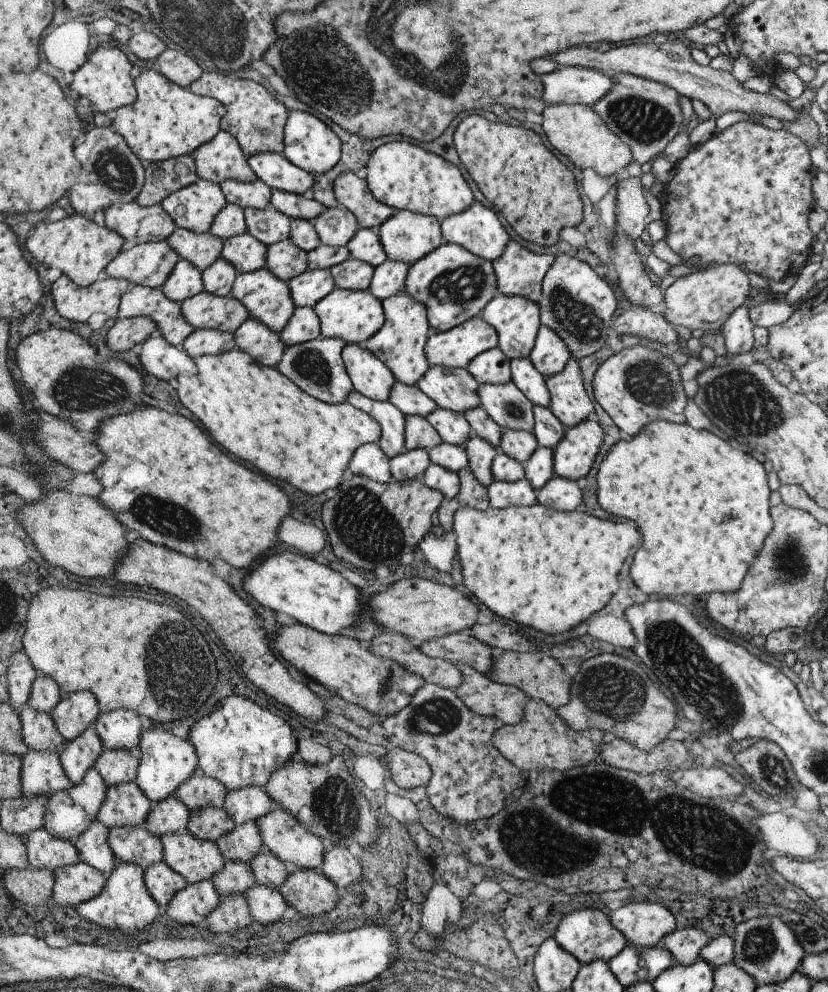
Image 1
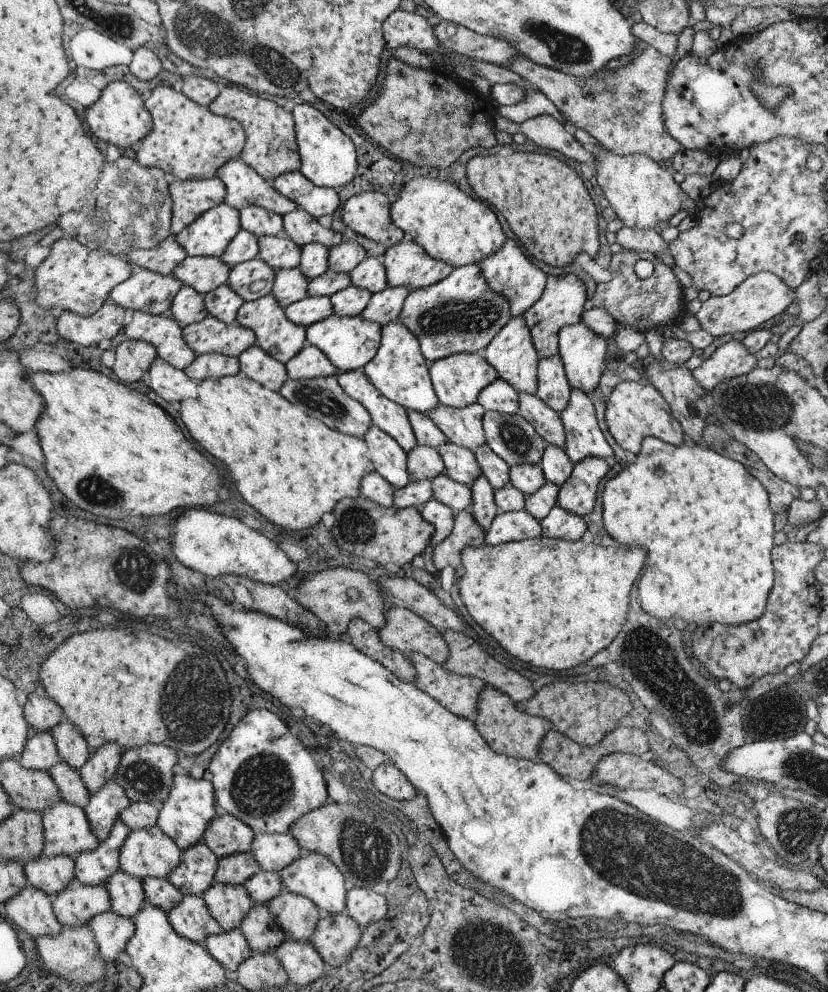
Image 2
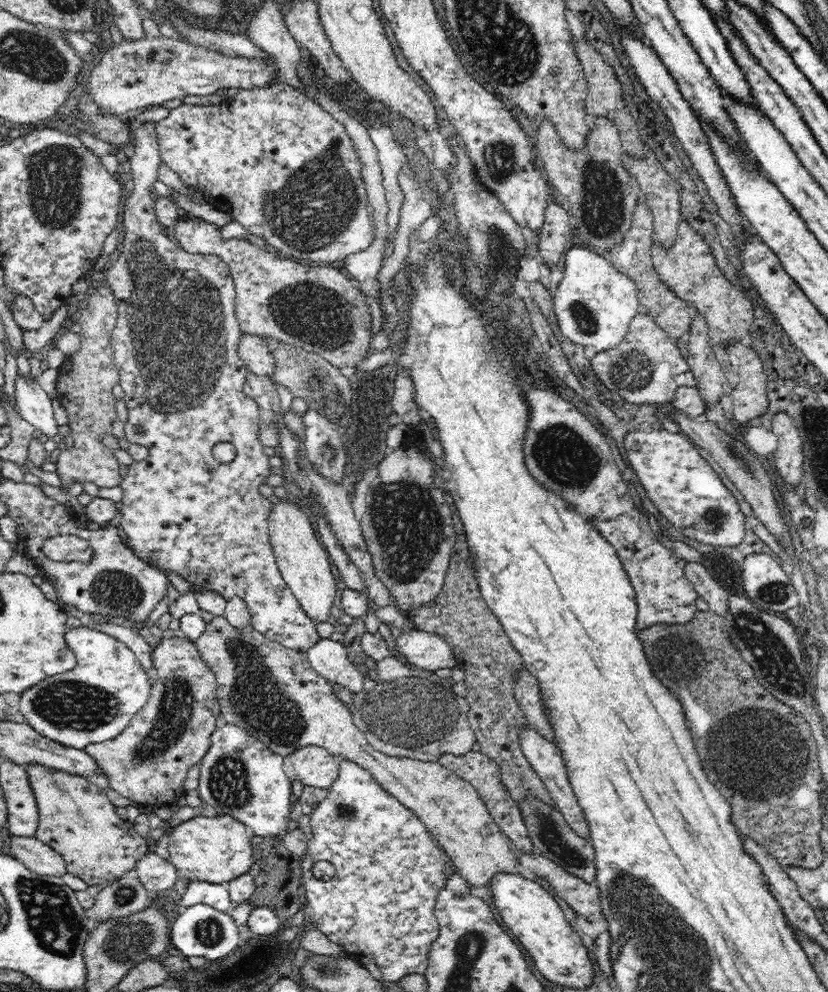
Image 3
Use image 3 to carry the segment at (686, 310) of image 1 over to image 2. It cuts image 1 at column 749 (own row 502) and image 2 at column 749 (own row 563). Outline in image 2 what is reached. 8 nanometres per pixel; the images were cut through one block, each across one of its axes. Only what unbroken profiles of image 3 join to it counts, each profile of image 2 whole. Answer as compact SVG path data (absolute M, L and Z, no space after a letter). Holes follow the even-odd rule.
M759 272L751 278L747 278L743 284L739 284L733 292L729 292L729 296L721 296L721 298L707 298L699 312L695 314L699 326L709 332L713 338L721 338L721 336L731 336L737 332L753 332L757 330L757 326L761 326L765 320L773 318L775 314L785 312L785 308L789 306L791 298L795 298L795 292L775 274L771 272Z

